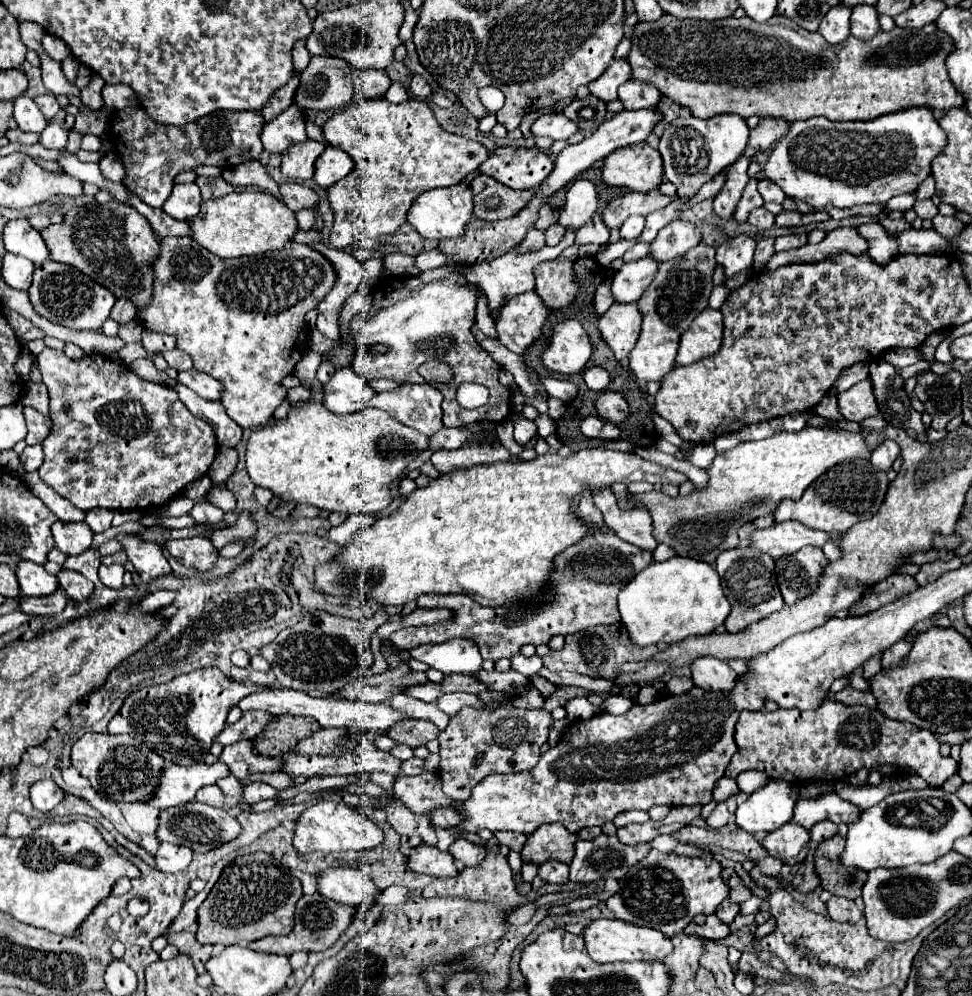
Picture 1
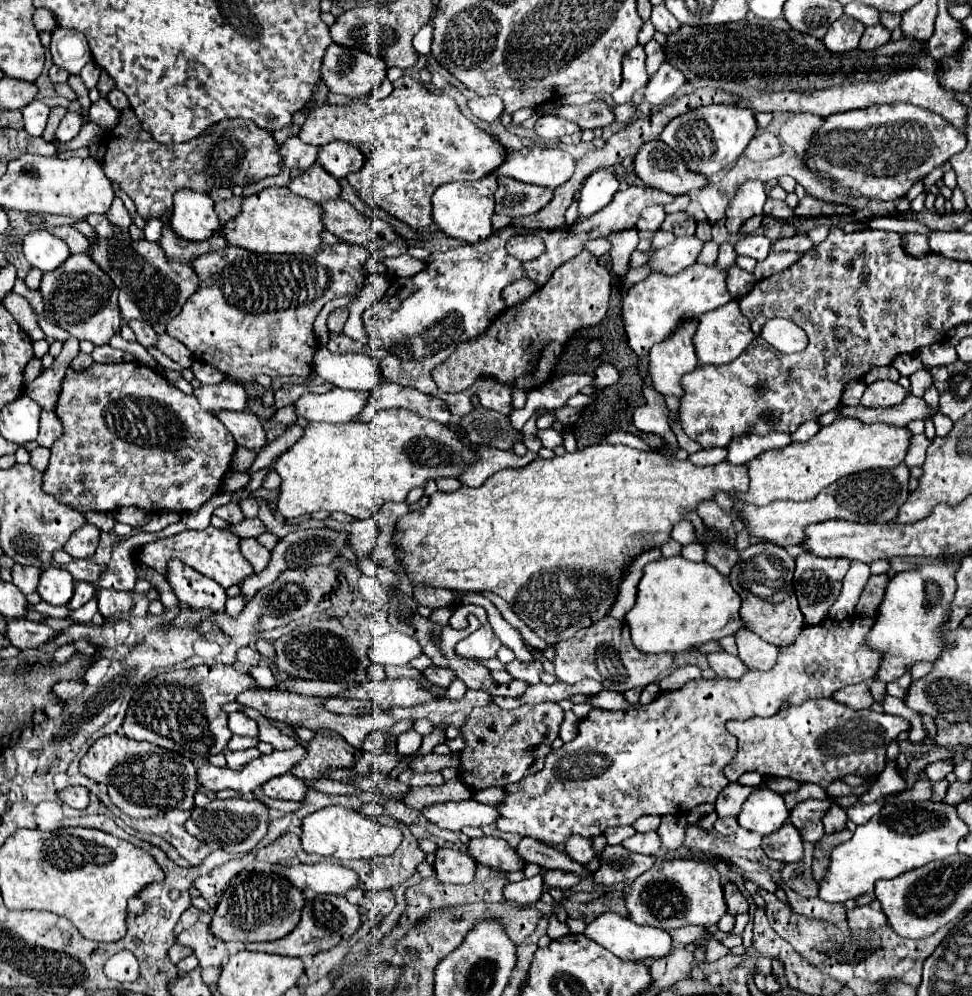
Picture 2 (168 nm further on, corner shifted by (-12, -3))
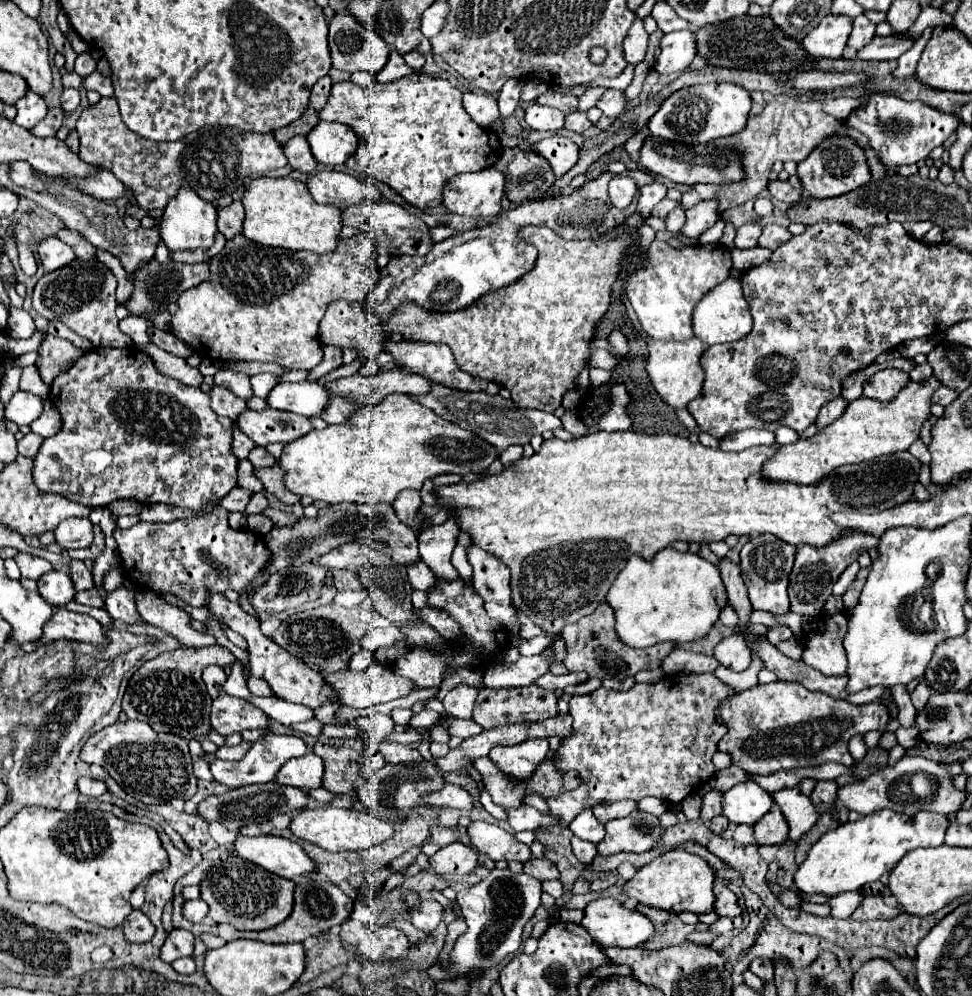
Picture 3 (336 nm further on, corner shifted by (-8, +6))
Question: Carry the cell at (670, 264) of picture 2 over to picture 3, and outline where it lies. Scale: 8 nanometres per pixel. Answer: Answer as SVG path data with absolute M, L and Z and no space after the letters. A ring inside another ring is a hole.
M701 200L693 208L687 210L687 222L683 226L683 234L687 238L699 238L709 226L713 226L719 220L719 210L717 210L717 200Z

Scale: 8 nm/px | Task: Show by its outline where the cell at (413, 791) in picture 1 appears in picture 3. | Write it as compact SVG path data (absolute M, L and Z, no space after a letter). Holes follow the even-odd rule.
M381 742L379 752L389 764L401 764L409 760L421 760L419 750L407 746L407 744L397 744L397 742Z

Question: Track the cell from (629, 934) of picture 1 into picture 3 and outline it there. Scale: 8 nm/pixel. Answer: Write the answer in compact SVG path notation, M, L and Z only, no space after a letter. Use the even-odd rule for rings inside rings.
M613 898L589 902L581 924L601 946L633 948L653 936L653 922L647 916L625 908Z

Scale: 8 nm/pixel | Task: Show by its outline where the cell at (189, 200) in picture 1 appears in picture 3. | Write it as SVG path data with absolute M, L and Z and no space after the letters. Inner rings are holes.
M179 190L179 194L169 200L169 204L165 206L165 212L161 216L159 222L159 230L161 230L161 238L165 242L165 246L171 252L177 250L197 250L197 248L211 248L215 242L215 234L217 234L217 210L211 202L205 202L203 198L197 198L197 194L193 190Z

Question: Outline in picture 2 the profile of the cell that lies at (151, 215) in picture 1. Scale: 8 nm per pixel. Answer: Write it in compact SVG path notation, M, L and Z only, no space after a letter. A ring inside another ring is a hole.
M171 211L161 215L163 231L161 231L161 241L159 241L159 245L163 247L163 251L169 259L189 263L203 253L211 253L215 249L227 247L227 241L221 235L219 237L215 235L215 237L211 237L207 241L201 241L201 243L189 243L187 239L177 239L177 235L173 235L173 229L169 229L169 215L171 215Z

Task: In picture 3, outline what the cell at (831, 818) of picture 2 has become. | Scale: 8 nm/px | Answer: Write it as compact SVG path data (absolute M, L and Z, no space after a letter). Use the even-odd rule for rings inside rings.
M817 780L813 792L811 792L811 802L815 804L815 808L821 814L829 814L829 804L835 802L835 794L837 794L837 782L835 780Z

